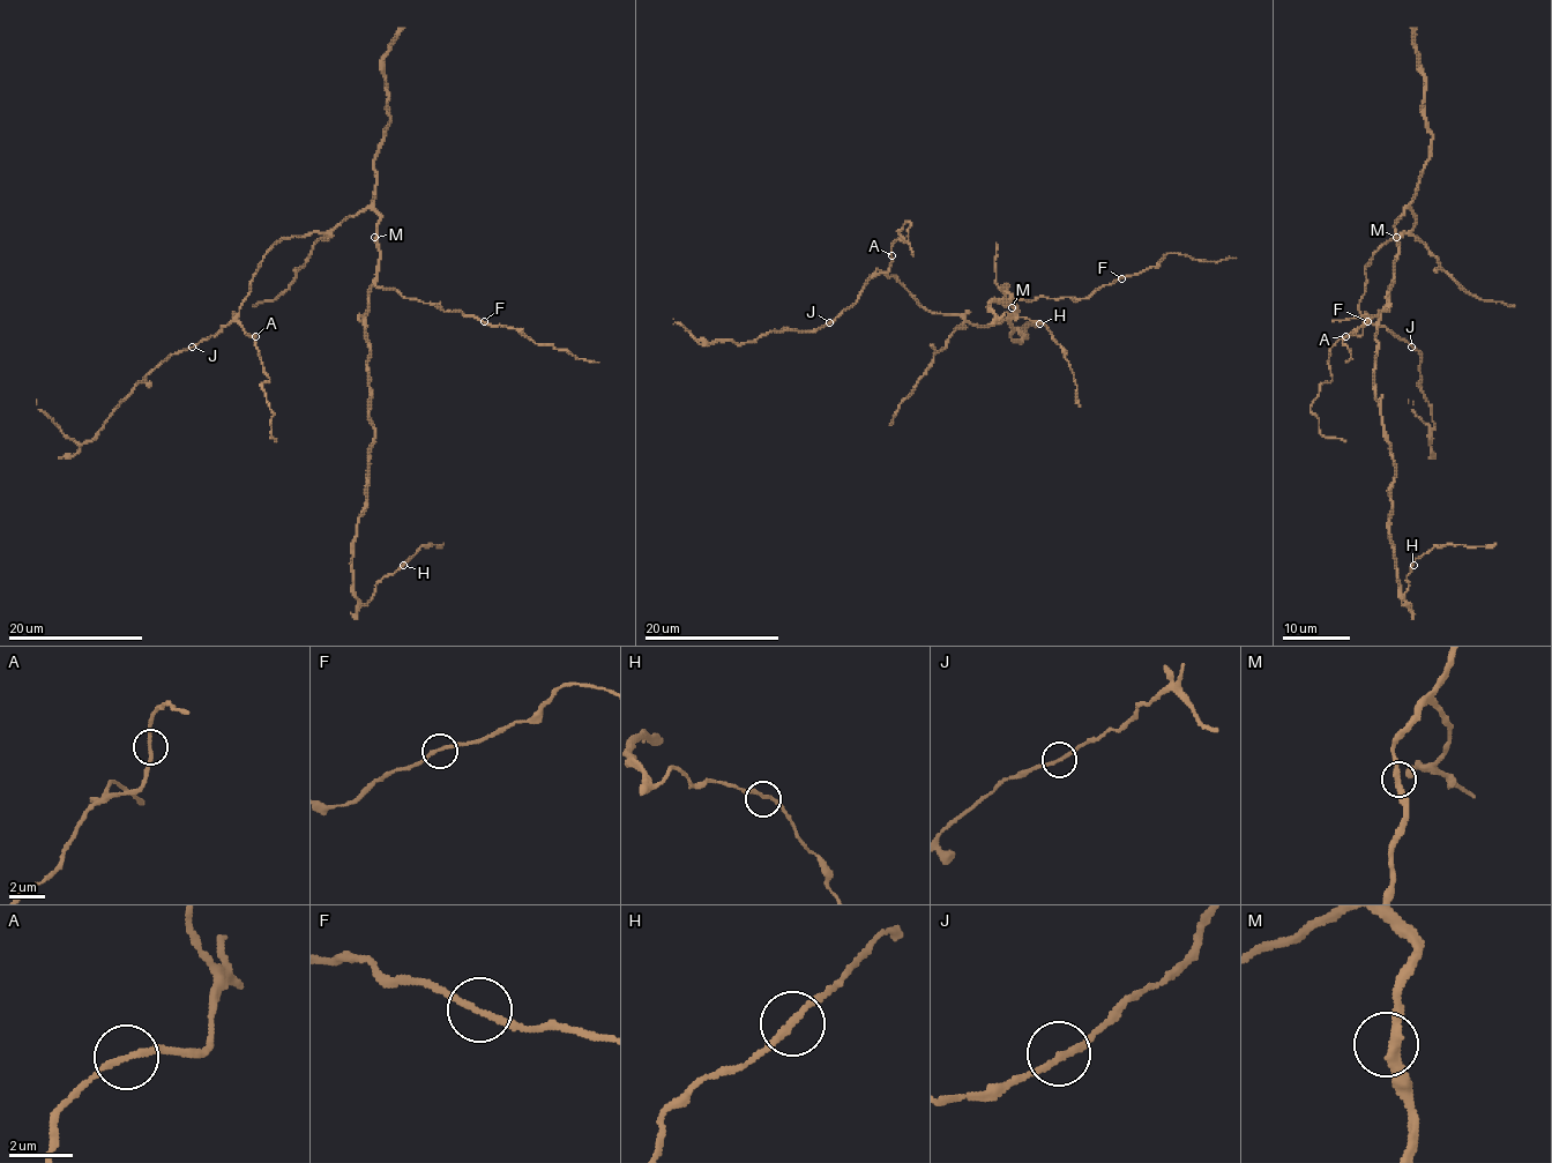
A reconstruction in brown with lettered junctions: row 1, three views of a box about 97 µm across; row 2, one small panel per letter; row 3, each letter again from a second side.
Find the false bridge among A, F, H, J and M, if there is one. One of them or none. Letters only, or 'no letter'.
no letter

